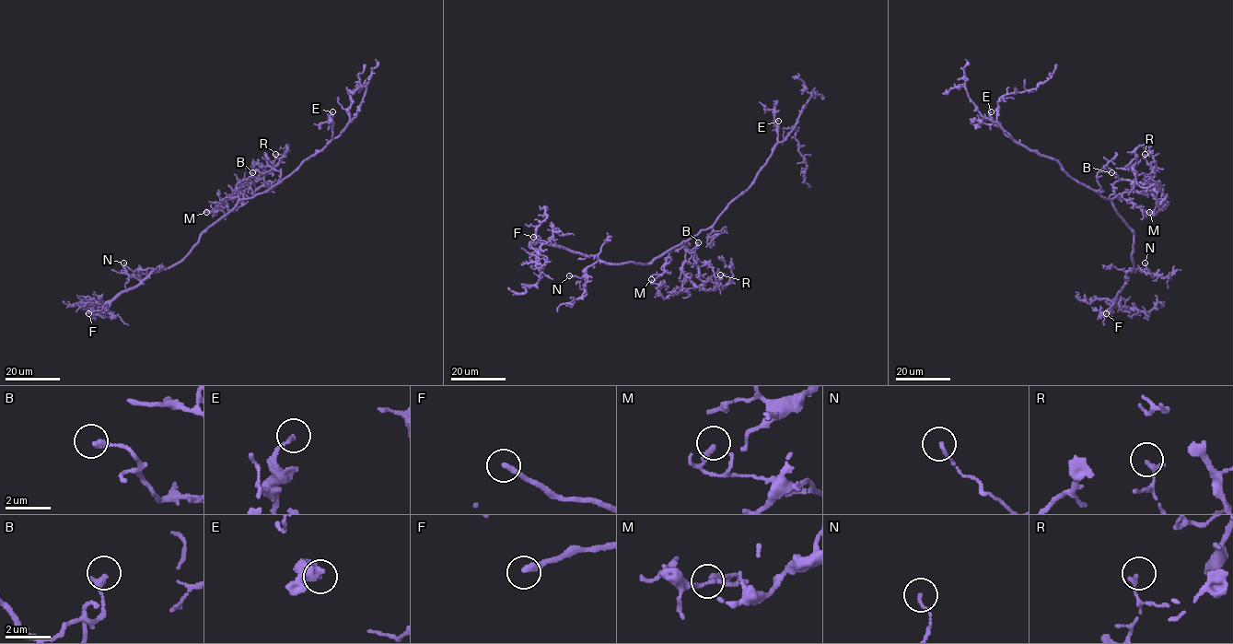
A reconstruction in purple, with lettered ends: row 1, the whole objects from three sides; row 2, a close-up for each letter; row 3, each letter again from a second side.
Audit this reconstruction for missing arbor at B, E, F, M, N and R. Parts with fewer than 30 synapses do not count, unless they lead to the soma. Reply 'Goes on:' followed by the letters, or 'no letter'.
Goes on: F

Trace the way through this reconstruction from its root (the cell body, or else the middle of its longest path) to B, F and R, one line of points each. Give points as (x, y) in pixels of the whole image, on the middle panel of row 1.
B: (691, 239), (681, 244), (691, 250), (698, 246), (698, 242)
F: (691, 239), (648, 263), (635, 263), (599, 261), (593, 256), (552, 246), (533, 237)
R: (691, 239), (681, 244), (690, 251), (699, 276), (703, 281), (717, 283), (720, 275)

